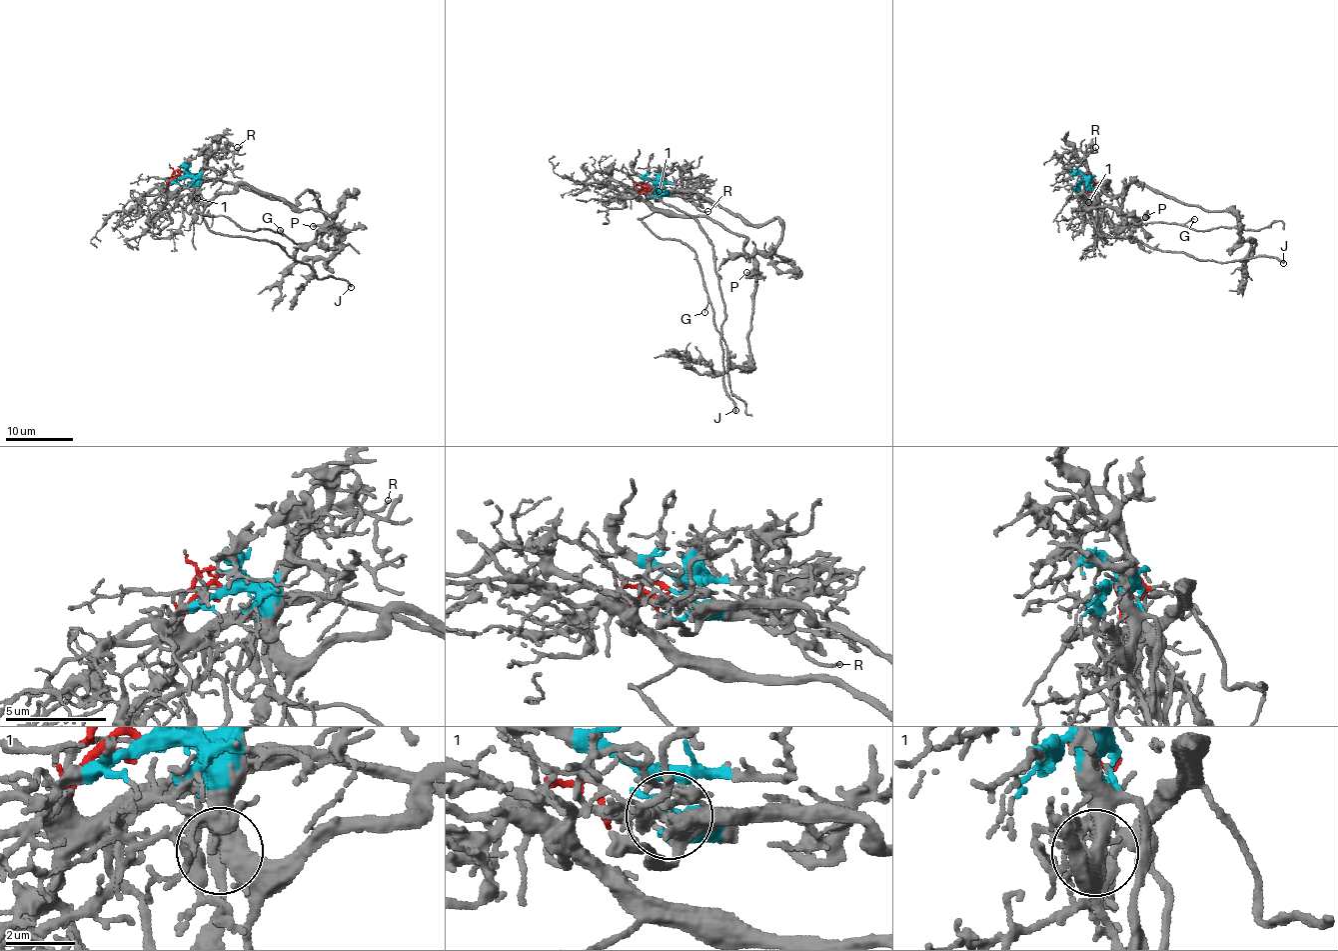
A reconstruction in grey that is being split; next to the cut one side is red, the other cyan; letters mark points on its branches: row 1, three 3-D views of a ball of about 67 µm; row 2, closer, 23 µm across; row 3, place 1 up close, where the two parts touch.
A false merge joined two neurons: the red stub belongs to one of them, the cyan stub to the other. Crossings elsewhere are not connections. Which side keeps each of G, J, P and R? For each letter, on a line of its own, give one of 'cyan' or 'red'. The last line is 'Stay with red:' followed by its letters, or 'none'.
G: red
J: cyan
P: cyan
R: cyan
Stay with red: G

